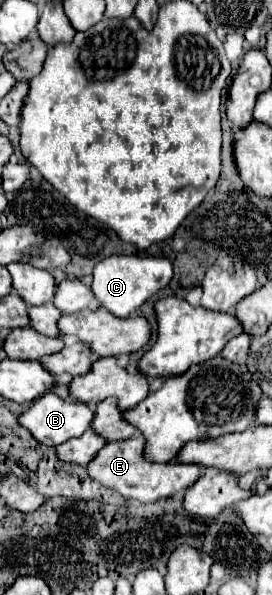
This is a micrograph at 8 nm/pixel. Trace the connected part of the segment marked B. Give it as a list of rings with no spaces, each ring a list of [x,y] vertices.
[[[47,392],[39,396],[29,410],[25,410],[19,418],[19,424],[31,432],[33,438],[47,446],[59,446],[71,438],[81,436],[85,430],[89,430],[89,424],[93,420],[93,410],[87,404],[73,402],[73,400],[61,400],[57,394]]]

